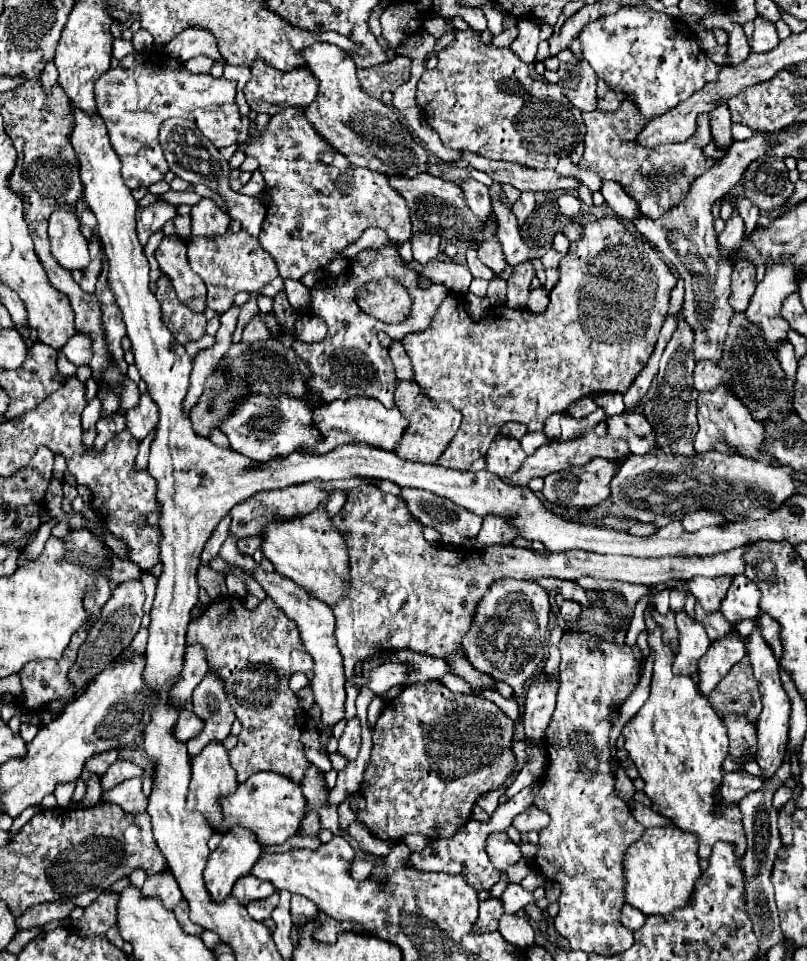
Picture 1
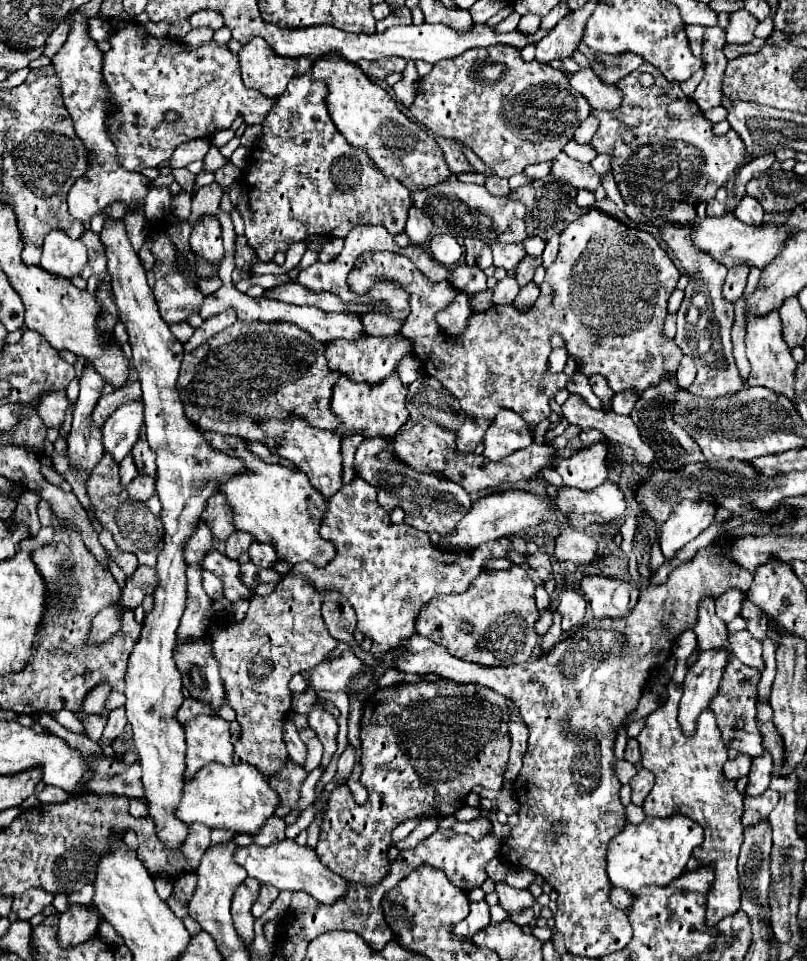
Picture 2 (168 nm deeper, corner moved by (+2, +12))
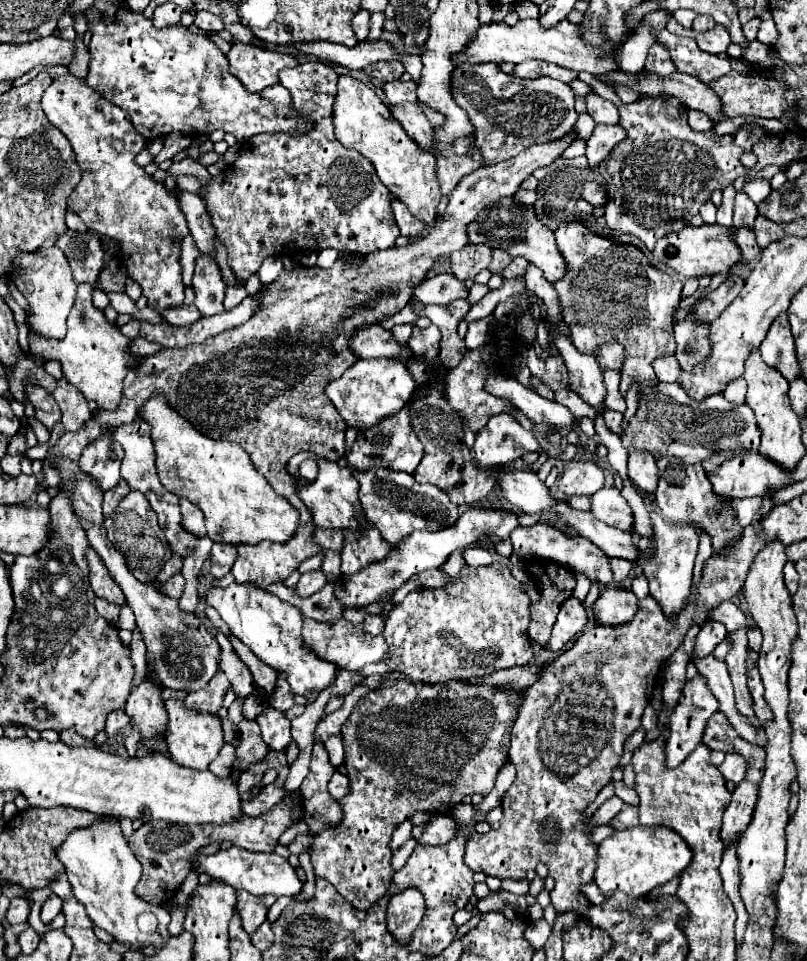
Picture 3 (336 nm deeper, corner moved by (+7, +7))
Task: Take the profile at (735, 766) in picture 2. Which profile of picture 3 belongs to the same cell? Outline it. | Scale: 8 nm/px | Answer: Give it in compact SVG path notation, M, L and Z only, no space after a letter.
M728 753L724 763L718 769L720 769L720 773L724 775L726 781L732 781L732 783L738 785L744 779L744 773L746 773L746 761L738 753Z

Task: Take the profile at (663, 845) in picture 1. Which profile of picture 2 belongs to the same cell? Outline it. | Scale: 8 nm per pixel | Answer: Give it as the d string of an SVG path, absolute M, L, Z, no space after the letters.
M645 818L637 826L625 826L607 848L607 876L613 886L621 886L631 894L637 894L641 886L657 884L667 886L679 878L689 862L693 850L701 846L703 830L689 818Z

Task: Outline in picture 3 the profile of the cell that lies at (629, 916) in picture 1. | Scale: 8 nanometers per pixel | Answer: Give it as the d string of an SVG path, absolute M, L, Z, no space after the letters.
M596 883L584 885L584 887L582 887L582 893L584 893L584 895L588 897L588 901L594 903L594 905L600 905L600 903L604 901L604 895L602 895L602 891L596 887Z

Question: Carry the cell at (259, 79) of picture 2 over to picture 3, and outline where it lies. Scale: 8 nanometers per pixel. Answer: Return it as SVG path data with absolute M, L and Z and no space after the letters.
M232 43L232 49L226 57L230 61L230 73L238 77L250 93L260 93L268 85L278 83L280 69L298 65L298 59L288 53L244 43Z

